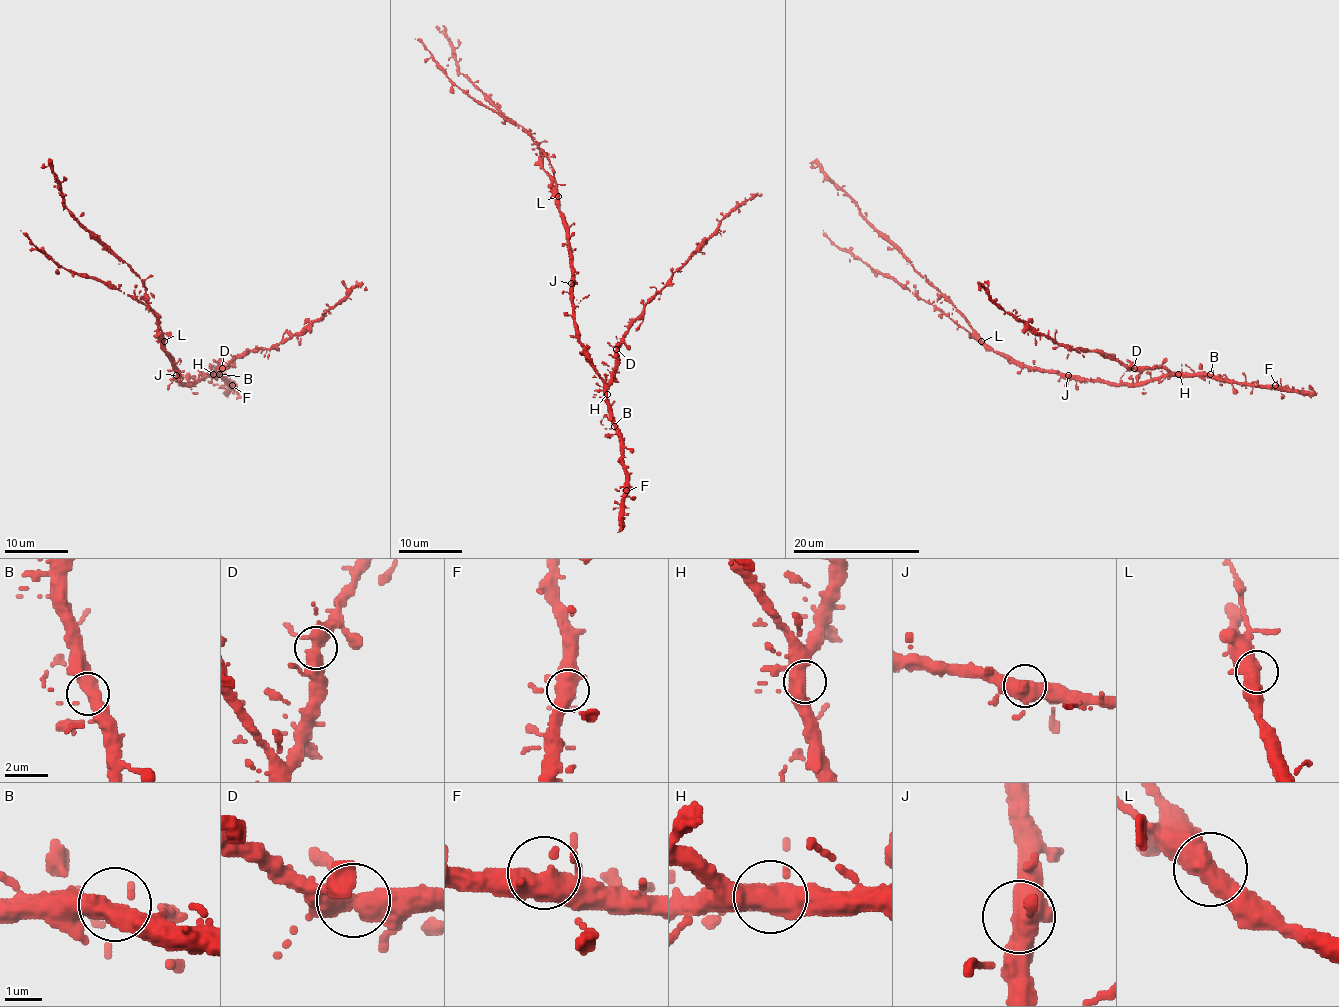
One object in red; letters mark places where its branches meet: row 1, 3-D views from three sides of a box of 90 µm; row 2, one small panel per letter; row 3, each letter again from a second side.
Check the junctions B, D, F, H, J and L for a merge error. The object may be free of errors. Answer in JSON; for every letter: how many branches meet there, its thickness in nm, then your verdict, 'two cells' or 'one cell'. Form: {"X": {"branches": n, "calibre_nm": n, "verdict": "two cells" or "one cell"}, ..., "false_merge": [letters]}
{"B": {"branches": 3, "calibre_nm": 400, "verdict": "one cell"}, "D": {"branches": 3, "calibre_nm": 400, "verdict": "one cell"}, "F": {"branches": 3, "calibre_nm": 400, "verdict": "one cell"}, "H": {"branches": 3, "calibre_nm": 400, "verdict": "one cell"}, "J": {"branches": 3, "calibre_nm": 400, "verdict": "one cell"}, "L": {"branches": 3, "calibre_nm": 380, "verdict": "one cell"}, "false_merge": []}

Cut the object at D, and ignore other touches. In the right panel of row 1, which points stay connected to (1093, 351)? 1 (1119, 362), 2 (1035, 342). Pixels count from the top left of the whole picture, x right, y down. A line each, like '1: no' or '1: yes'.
1: yes
2: yes

